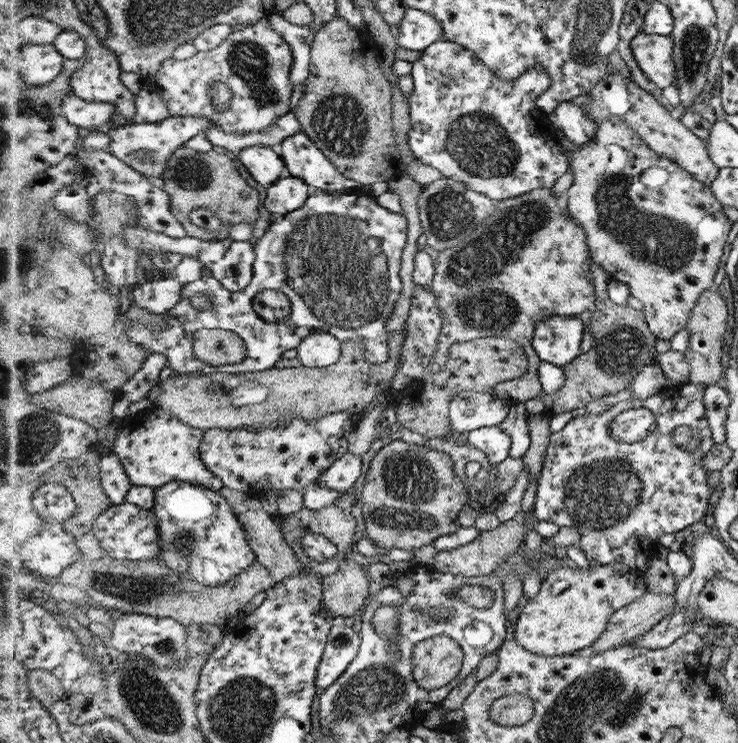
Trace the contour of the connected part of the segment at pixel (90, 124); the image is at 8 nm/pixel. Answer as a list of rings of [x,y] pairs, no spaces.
[[[73,94],[63,104],[63,115],[79,127],[90,131],[110,124],[114,114],[117,114],[117,104],[107,102],[90,102]]]

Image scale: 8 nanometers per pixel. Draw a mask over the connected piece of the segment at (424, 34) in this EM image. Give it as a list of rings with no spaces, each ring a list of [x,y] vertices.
[[[407,8],[395,30],[398,46],[423,51],[443,38],[440,21],[422,9]]]

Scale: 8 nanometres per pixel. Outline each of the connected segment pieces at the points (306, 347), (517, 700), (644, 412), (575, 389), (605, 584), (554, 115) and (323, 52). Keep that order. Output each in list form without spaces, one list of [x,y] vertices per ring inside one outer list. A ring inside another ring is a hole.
[[[312,332],[295,350],[302,366],[324,368],[340,358],[342,342],[328,332]]]
[[[526,694],[502,696],[491,706],[491,719],[504,727],[518,727],[534,716],[534,703]]]
[[[638,407],[621,412],[612,422],[609,434],[615,440],[621,440],[626,444],[632,444],[644,440],[657,428],[655,414],[647,408]]]
[[[593,261],[591,276],[595,277],[596,308],[590,311],[590,330],[592,336],[596,332],[596,344],[586,354],[581,354],[563,367],[565,381],[556,392],[541,394],[546,411],[552,415],[572,412],[604,394],[624,391],[631,386],[645,366],[656,363],[655,348],[659,338],[648,328],[643,311],[612,301],[607,293],[612,274]]]
[[[592,563],[589,569],[562,566],[560,570],[547,575],[538,594],[528,599],[517,619],[513,639],[528,651],[539,655],[583,653],[604,634],[616,611],[640,599],[647,591],[642,572],[626,563]],[[556,580],[568,580],[568,588],[552,594],[550,587]]]
[[[562,101],[549,114],[549,119],[558,131],[562,131],[575,145],[591,143],[596,132],[594,122],[584,111],[571,101]]]
[[[336,16],[336,20],[326,24],[324,28],[314,33],[311,44],[311,67],[308,75],[307,83],[302,86],[299,96],[297,97],[297,103],[294,105],[293,113],[301,123],[301,128],[306,136],[311,137],[311,140],[320,148],[322,152],[332,162],[335,167],[344,175],[344,179],[352,180],[358,184],[358,186],[375,184],[376,182],[388,182],[395,179],[400,173],[398,167],[398,150],[396,150],[396,142],[394,142],[394,136],[392,136],[392,82],[384,76],[384,72],[380,70],[380,50],[372,50],[372,52],[362,52],[364,46],[372,46],[372,39],[368,35],[366,27],[357,27],[350,24],[344,17]]]

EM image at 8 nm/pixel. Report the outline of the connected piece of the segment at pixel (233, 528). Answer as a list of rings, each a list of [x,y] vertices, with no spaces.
[[[174,481],[157,489],[156,494],[154,509],[159,516],[163,544],[160,559],[174,570],[215,587],[232,580],[257,561],[243,522],[220,491],[188,481]]]

